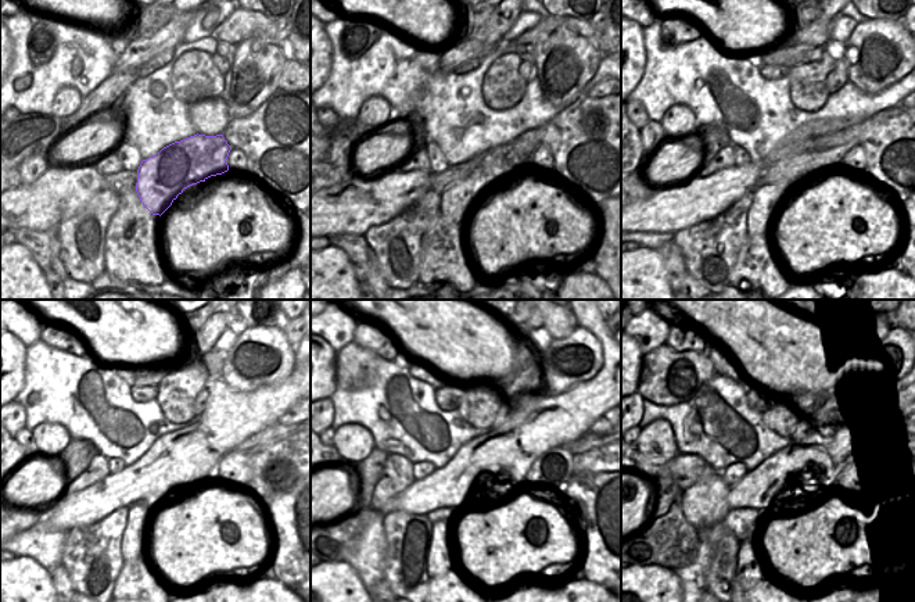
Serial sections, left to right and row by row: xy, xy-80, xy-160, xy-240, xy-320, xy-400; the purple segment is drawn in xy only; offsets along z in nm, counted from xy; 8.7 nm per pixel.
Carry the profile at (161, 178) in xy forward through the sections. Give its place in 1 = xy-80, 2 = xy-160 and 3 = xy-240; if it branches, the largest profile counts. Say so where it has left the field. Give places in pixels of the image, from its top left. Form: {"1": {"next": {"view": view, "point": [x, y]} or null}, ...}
{"1": {"next": {"view": "xy-80", "point": [501, 162]}}, "2": {"next": {"view": "xy-160", "point": [765, 201]}}, "3": {"next": {"view": "xy-240", "point": [140, 513]}}}

